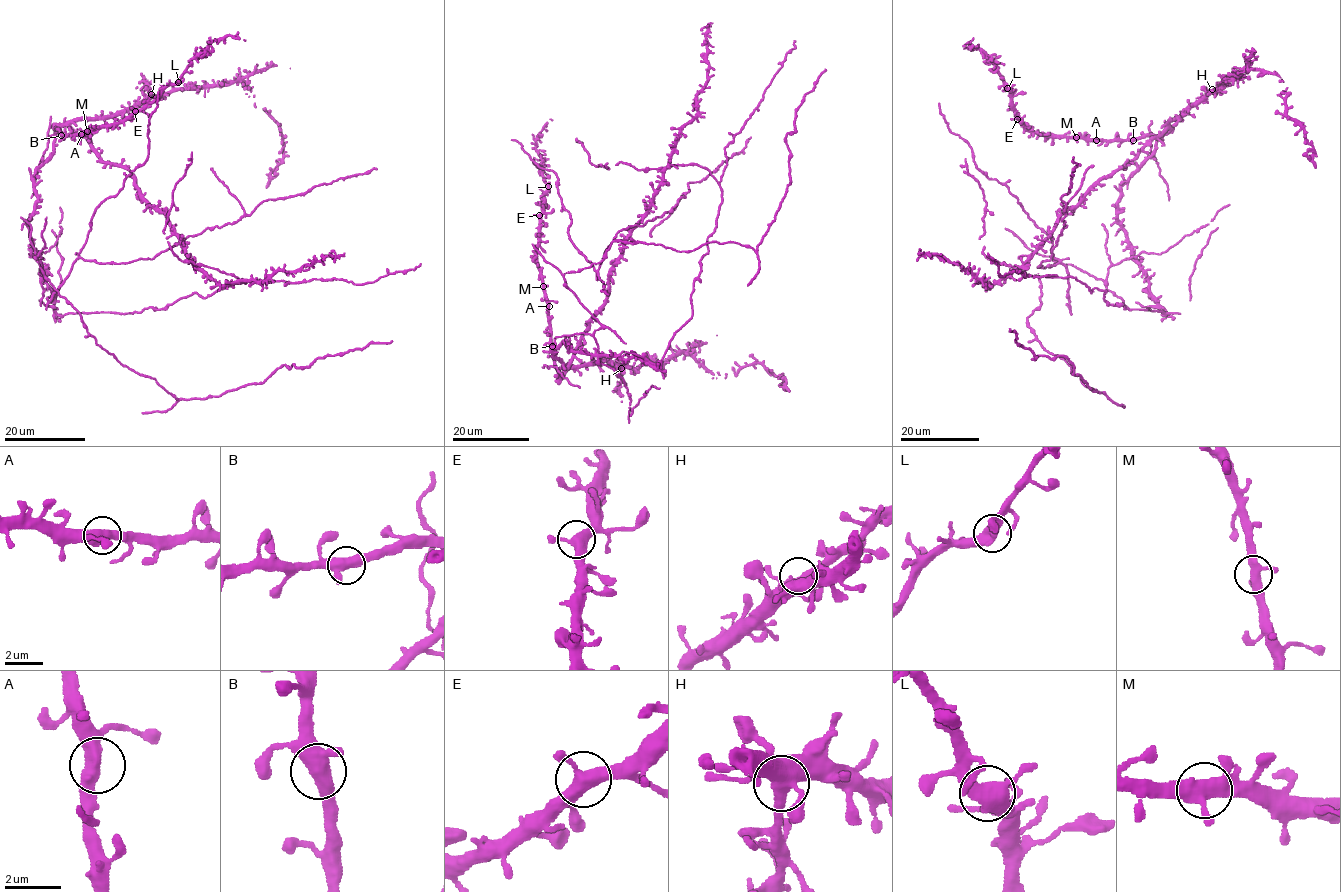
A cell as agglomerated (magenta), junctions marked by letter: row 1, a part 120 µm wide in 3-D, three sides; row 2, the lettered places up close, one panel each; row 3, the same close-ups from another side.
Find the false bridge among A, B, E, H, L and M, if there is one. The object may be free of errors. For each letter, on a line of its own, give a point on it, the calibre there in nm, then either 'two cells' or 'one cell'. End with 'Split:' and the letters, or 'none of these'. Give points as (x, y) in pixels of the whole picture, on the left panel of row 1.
A: at (81, 134); 400 nm thick; one cell
B: at (61, 135); 440 nm thick; one cell
E: at (135, 111); 420 nm thick; one cell
H: at (151, 94); 440 nm thick; one cell
L: at (178, 82); 440 nm thick; one cell
M: at (87, 131); 440 nm thick; one cell
Split: none of these

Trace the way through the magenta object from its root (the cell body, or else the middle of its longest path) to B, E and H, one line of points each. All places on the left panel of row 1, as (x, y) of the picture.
B: (37, 197), (34, 174), (50, 157), (55, 133), (62, 132), (61, 135)
E: (37, 197), (34, 174), (50, 157), (55, 133), (83, 134), (120, 122), (135, 111)
H: (37, 197), (34, 174), (52, 154), (56, 128), (74, 119), (113, 116), (135, 109), (151, 94)

